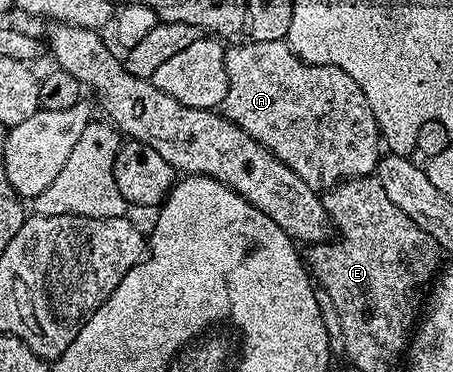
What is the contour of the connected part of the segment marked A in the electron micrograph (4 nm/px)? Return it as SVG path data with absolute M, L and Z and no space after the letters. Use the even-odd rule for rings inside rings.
M246 40L241 44L231 45L225 51L224 59L226 62L226 75L228 76L228 92L224 96L221 109L224 111L225 119L234 122L252 140L270 150L288 168L292 168L292 172L296 172L296 176L300 176L300 180L304 180L308 185L318 188L321 187L321 182L337 184L347 178L368 178L377 171L380 157L380 151L378 151L378 146L380 150L378 121L364 96L364 92L358 87L356 80L352 80L352 76L348 76L344 71L336 69L335 66L313 66L308 64L302 58L297 58L294 55L289 42L285 40L279 42L251 42Z

